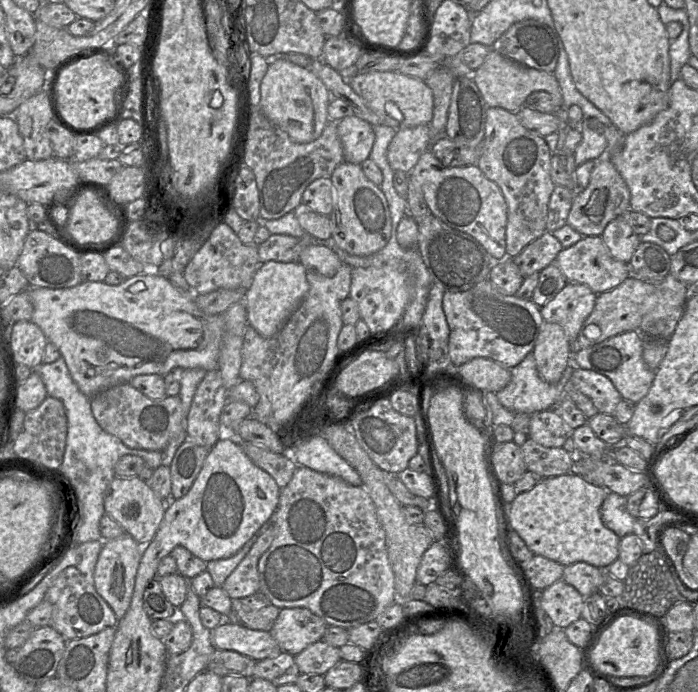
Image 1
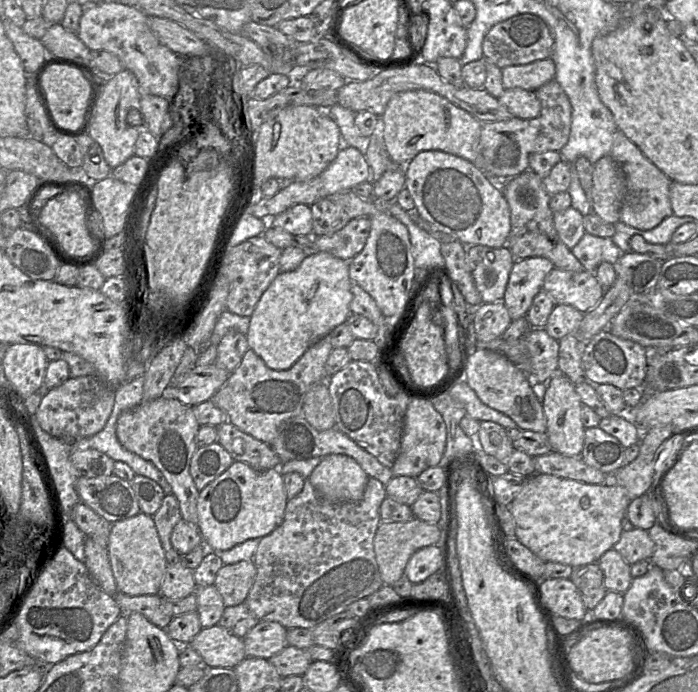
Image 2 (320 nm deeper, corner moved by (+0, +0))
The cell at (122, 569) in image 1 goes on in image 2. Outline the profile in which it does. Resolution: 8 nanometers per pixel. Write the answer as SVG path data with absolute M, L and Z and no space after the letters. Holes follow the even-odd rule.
M139 513L111 524L108 555L118 591L131 596L160 594L167 561L153 516Z

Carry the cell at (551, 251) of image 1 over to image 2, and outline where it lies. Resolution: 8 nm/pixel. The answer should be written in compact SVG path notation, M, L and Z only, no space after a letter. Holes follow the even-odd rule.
M544 257L514 262L503 297L511 320L526 317L533 298L542 289L545 277L553 268L553 263Z

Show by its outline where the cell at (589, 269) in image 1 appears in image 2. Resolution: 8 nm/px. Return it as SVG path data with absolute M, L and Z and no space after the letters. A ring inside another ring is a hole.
M556 267L545 277L542 289L555 304L571 305L582 313L594 308L606 290L593 272L575 272Z

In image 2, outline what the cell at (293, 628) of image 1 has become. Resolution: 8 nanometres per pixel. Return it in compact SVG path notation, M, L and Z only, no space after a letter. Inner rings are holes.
M260 621L242 638L246 656L270 659L288 646L286 635L280 623Z

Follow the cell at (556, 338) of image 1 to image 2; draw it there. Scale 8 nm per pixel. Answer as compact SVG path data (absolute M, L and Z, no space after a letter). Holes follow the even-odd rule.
M556 373L547 383L541 402L546 417L546 435L552 447L566 456L579 457L584 446L585 427L582 423L582 402L576 392L575 384L566 376Z

